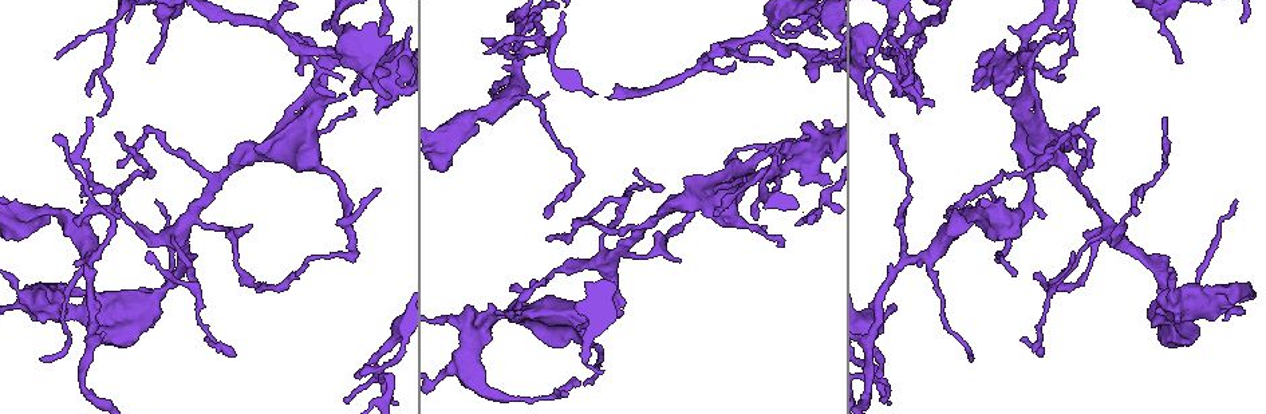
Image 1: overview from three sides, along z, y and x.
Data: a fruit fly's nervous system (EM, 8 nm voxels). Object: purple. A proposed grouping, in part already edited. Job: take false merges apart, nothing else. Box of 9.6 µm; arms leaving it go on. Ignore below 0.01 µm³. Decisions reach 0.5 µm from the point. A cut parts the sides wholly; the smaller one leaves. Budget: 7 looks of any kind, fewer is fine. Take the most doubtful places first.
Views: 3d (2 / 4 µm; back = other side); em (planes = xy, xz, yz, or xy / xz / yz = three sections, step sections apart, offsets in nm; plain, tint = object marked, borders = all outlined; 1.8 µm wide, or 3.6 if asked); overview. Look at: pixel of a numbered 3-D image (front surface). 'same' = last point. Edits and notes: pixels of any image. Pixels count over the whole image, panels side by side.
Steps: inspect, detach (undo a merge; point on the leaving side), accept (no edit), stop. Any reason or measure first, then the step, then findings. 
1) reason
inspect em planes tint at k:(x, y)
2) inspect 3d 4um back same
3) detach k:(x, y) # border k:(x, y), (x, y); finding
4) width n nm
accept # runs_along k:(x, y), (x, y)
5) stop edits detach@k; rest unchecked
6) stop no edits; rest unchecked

arms part here
inspect em yz step 4 tint at 1:(375, 372)

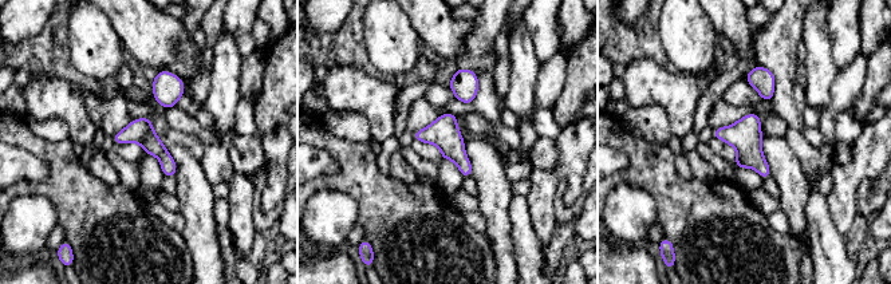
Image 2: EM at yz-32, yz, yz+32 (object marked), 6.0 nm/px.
cut it another way
inspect em planes tint same

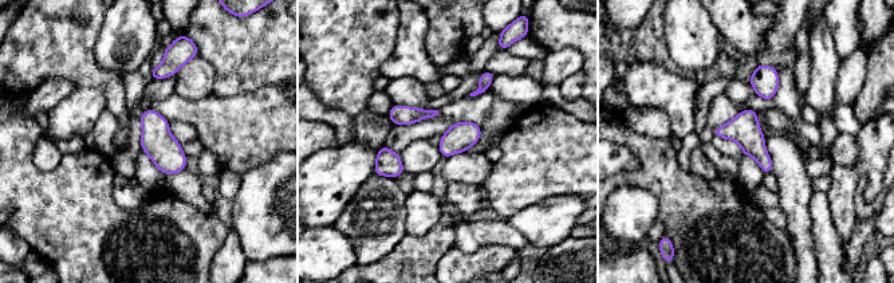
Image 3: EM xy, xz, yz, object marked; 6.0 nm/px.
accept # one cell here

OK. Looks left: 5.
looks like a crossing
inspect 3d 4um at 1:(180, 233)

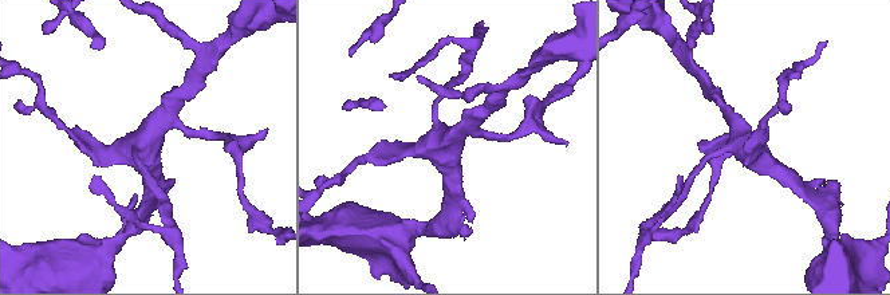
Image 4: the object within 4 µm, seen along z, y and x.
inspect em planes tint at 4:(742, 141)

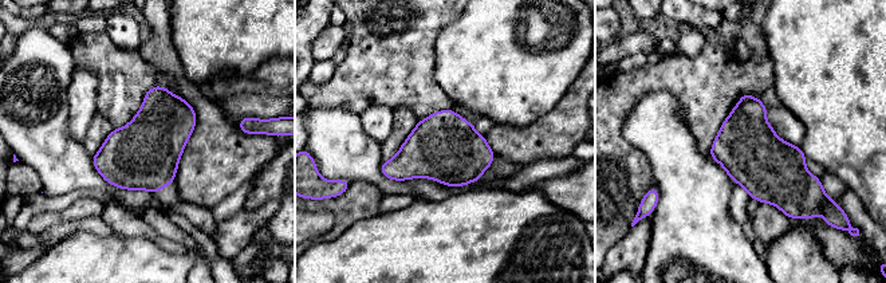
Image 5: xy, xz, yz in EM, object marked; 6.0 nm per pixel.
accept # one cell here

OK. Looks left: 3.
sharp bend
inspect 3d 4um at 1:(621, 204)

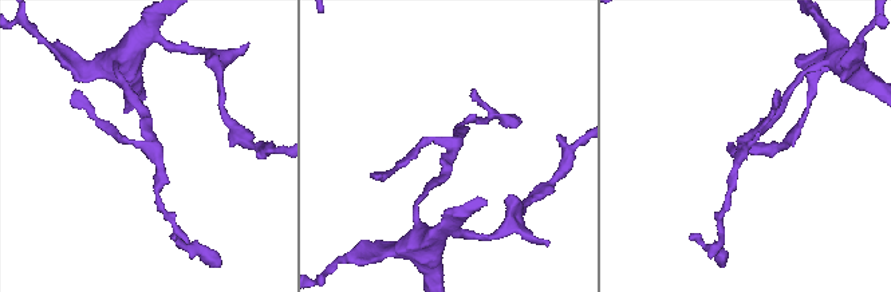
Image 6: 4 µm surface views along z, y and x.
shape alone is not enough
inspect em planes tint at 6:(749, 146)

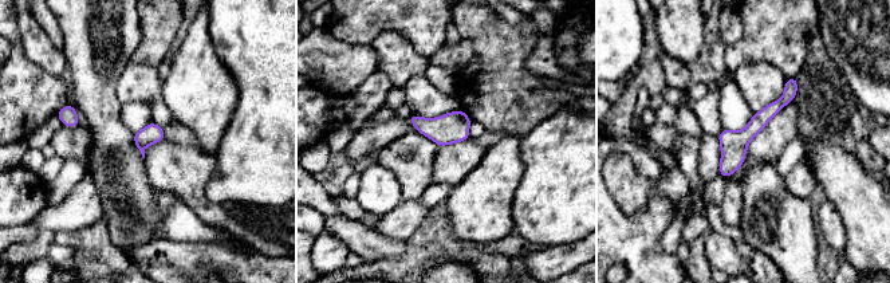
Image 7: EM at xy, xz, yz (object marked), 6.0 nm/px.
accept # runs_along 7:(794, 81), (733, 148), (723, 173); all the same cell

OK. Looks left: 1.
stop no edits; rest unchecked

